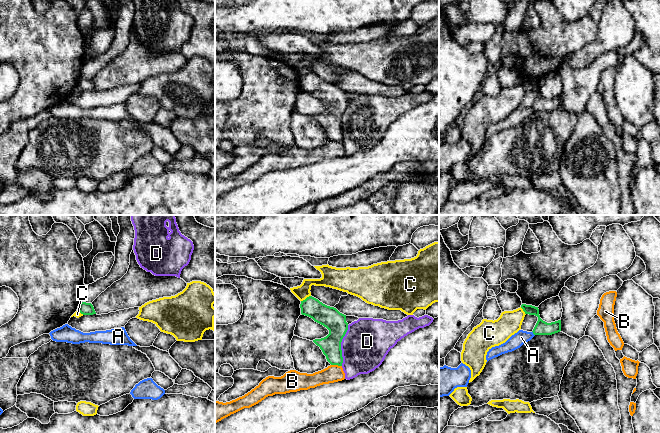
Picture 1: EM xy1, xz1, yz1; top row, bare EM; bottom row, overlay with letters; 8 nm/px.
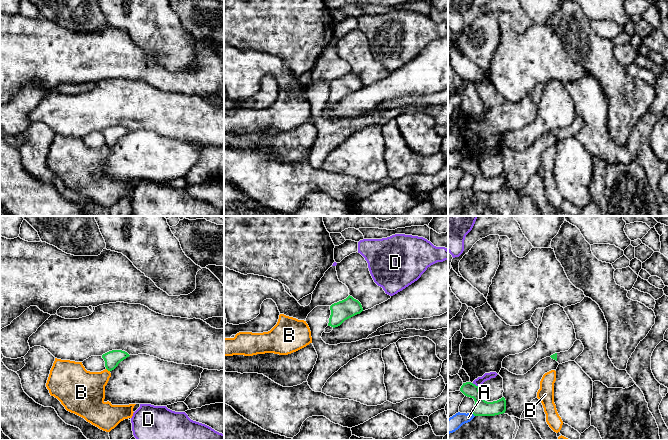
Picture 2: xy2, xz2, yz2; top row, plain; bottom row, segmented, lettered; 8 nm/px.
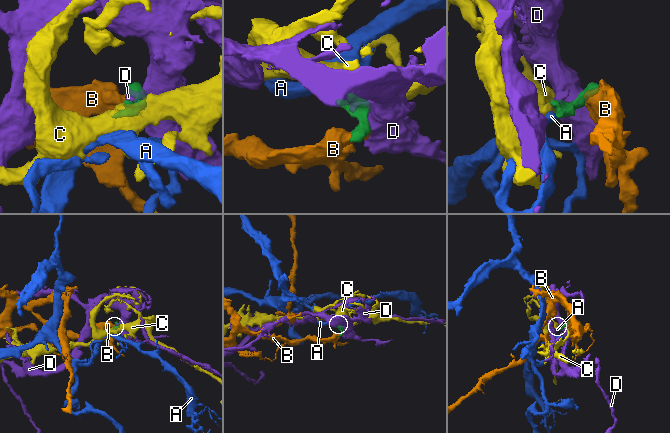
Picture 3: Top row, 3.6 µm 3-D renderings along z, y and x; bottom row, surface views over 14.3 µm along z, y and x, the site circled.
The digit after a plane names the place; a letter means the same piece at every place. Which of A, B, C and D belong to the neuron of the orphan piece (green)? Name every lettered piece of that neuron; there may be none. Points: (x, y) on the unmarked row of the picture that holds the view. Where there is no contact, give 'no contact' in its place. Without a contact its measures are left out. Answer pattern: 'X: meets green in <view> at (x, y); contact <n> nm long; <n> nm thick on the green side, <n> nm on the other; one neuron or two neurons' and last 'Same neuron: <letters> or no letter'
A: meets green in yz1 at (533, 109); contact 40 nm long; 110 nm thick on the green side, 110 nm on the other; two neurons
B: meets green in xz1 at (336, 140); contact 90 nm long; 160 nm thick on the green side, 140 nm on the other; two neurons
C: meets green in xz1 at (306, 74); contact 90 nm long; 170 nm thick on the green side, 140 nm on the other; two neurons
D: meets green in xz1 at (340, 121); contact 340 nm long; 170 nm thick on the green side, 380 nm on the other; two neurons
Same neuron: no letter

